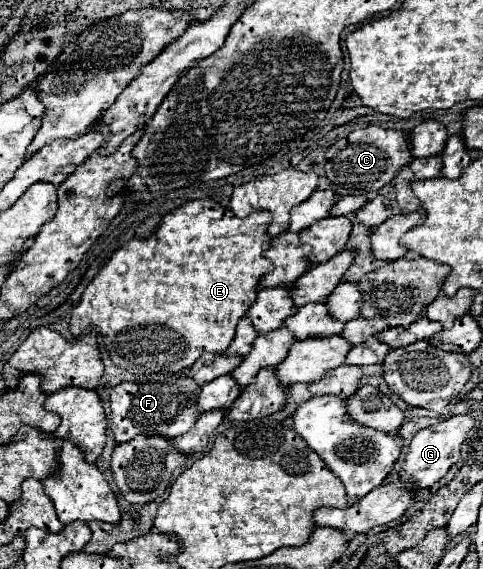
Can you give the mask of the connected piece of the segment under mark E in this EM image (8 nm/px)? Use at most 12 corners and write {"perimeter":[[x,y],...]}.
{"perimeter":[[215,200],[129,240],[73,308],[135,376],[231,344],[271,214]]}

